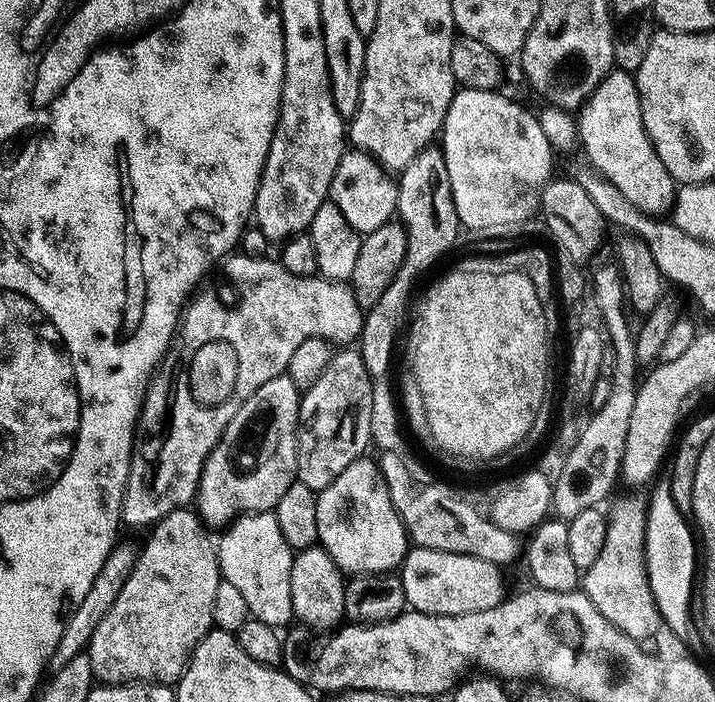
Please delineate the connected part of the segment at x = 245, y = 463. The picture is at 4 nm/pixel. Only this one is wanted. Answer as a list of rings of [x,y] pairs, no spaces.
[[[287,374],[270,378],[266,386],[258,390],[244,403],[242,410],[230,418],[222,438],[206,458],[196,490],[195,507],[198,515],[209,529],[223,529],[241,516],[250,516],[253,512],[272,512],[278,498],[290,490],[296,480],[296,429],[300,426],[301,389],[294,386]]]

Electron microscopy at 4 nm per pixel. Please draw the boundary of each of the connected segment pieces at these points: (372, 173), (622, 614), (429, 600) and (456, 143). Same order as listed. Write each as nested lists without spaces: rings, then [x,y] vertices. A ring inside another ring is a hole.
[[[348,150],[341,156],[328,194],[330,202],[342,210],[346,220],[361,234],[373,232],[389,223],[397,215],[400,203],[397,177],[372,153],[363,150]]]
[[[620,500],[610,508],[606,530],[606,546],[598,554],[598,562],[582,576],[582,590],[598,606],[602,618],[622,630],[632,640],[642,641],[654,634],[662,624],[654,594],[648,585],[644,558],[644,529],[646,504],[640,500]]]
[[[413,547],[405,556],[398,575],[406,590],[408,608],[427,616],[457,616],[490,610],[505,599],[504,576],[499,567],[482,558]]]
[[[460,88],[456,95],[453,96],[448,113],[444,119],[442,129],[442,138],[444,136],[444,144],[442,143],[442,151],[444,161],[446,162],[446,170],[450,174],[450,186],[452,187],[452,197],[454,198],[454,206],[456,213],[460,219],[461,225],[465,229],[473,228],[474,226],[506,226],[511,229],[515,224],[520,224],[523,220],[528,220],[532,215],[541,211],[540,197],[544,194],[546,185],[553,179],[552,159],[554,153],[552,147],[546,142],[546,134],[542,134],[542,126],[539,119],[535,115],[531,116],[526,109],[520,104],[515,104],[512,100],[507,100],[506,97],[500,96],[499,91],[483,92],[482,90],[470,90],[469,88]]]

